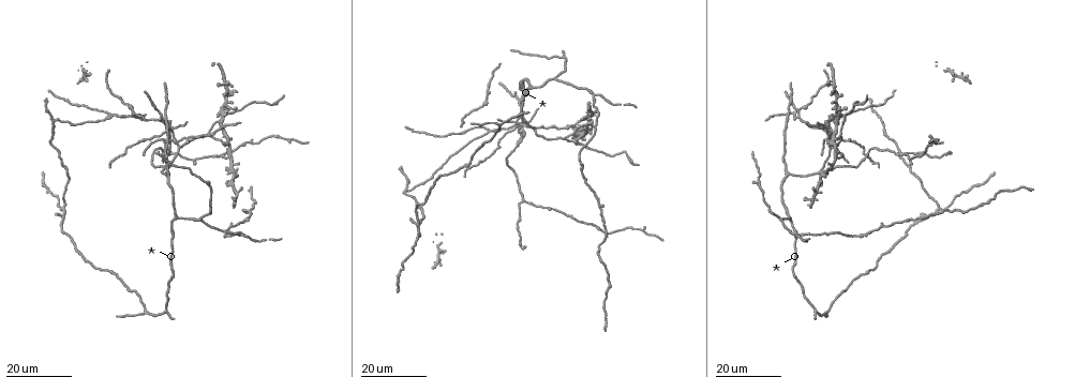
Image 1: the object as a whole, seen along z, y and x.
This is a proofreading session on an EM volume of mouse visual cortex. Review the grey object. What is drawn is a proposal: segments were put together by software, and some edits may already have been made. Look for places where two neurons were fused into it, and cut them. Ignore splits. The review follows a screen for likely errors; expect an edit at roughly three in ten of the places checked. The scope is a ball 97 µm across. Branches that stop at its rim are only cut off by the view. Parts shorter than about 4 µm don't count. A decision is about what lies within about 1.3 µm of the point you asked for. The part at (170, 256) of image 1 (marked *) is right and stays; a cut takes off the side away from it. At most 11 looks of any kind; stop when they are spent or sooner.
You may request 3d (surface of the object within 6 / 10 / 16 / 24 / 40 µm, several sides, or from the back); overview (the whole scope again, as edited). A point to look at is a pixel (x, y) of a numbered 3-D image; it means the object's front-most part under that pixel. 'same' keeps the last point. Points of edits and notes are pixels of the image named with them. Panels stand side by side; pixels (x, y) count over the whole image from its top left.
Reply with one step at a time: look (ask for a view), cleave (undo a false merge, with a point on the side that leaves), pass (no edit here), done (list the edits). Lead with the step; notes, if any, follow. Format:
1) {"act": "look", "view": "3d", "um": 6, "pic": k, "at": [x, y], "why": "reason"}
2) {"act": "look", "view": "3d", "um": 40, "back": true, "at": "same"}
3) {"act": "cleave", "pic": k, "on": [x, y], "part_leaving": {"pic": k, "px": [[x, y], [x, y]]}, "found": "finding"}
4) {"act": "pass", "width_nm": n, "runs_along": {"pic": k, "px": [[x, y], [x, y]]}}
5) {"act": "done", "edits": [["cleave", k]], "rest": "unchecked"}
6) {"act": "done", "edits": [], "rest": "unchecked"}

{"act": "look", "view": "3d", "um": 16, "pic": 1, "at": [595, 95], "why": "three arms meet"}

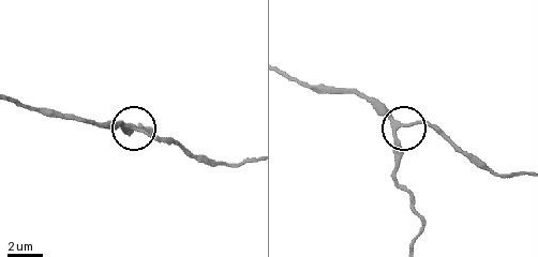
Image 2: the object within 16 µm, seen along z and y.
{"act": "look", "view": "3d", "um": 10, "pic": 2, "at": [126, 128]}

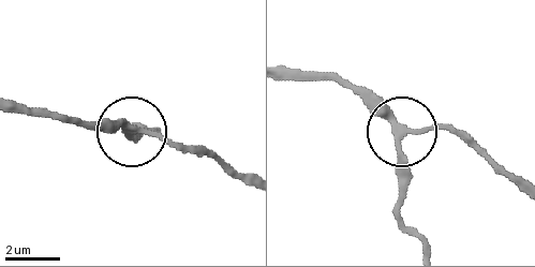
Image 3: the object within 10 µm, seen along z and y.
{"act": "pass", "side_arm_um": 16, "runs_along": {"pic": 3, "px": [[19, 106], [109, 120], [197, 148]]}, "found": "continuous, no second neuron"}

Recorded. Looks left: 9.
{"act": "look", "view": "3d", "um": 16, "pic": 1, "at": [933, 138], "why": "three arms meet"}

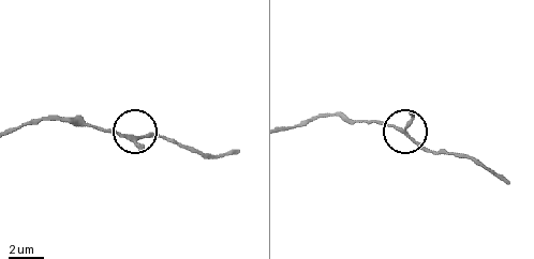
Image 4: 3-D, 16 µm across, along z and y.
{"act": "look", "view": "3d", "um": 10, "pic": 4, "at": [127, 137]}

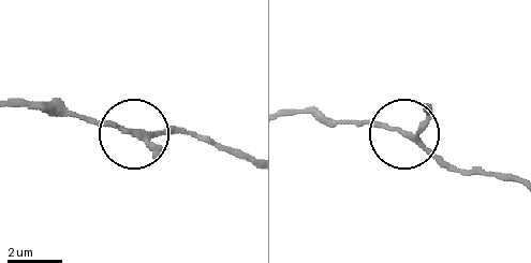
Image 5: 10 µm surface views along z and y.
{"act": "pass", "runs_along": {"pic": 5, "px": [[291, 113], [359, 120], [415, 136], [461, 173]]}, "found": "all the same neuron"}

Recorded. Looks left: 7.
{"act": "look", "view": "3d", "um": 16, "pic": 1, "at": [227, 105], "why": "four arms meet"}

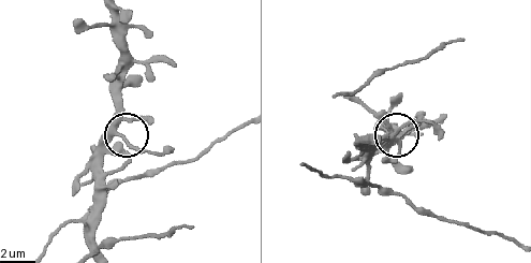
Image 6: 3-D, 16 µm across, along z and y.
{"act": "look", "view": "3d", "um": 10, "pic": 6, "at": [117, 133]}

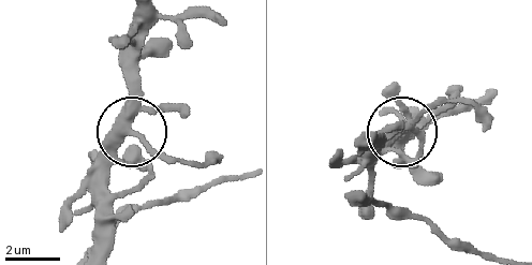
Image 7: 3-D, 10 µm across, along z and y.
{"act": "pass", "width_nm": 250, "runs_along": {"pic": 7, "px": [[97, 247], [97, 220], [117, 144], [138, 132], [177, 162]]}, "found": "all the same neuron"}

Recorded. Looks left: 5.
{"act": "look", "view": "3d", "um": 24, "pic": 1, "at": [834, 140], "why": "looks like a crossing"}

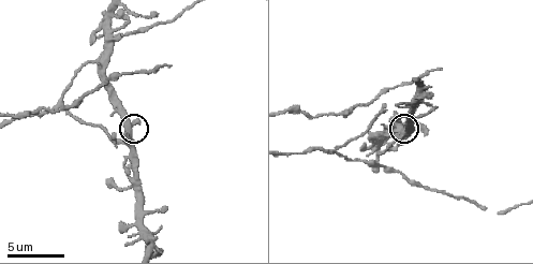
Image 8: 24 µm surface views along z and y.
{"act": "look", "view": "3d", "um": 6, "pic": 8, "at": [399, 124]}

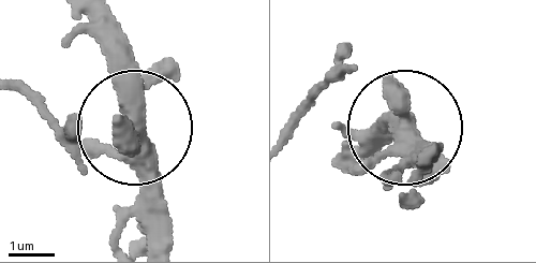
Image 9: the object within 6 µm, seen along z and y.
{"act": "pass", "width_nm": 380, "found": "one neuron here"}

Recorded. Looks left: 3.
{"act": "look", "view": "3d", "um": 24, "pic": 1, "at": [522, 202], "why": "arms part here"}

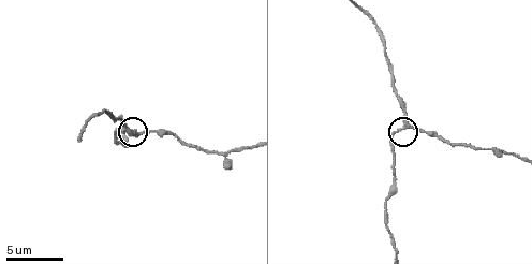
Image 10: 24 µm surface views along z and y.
{"act": "look", "view": "3d", "um": 10, "pic": 10, "at": [408, 126]}

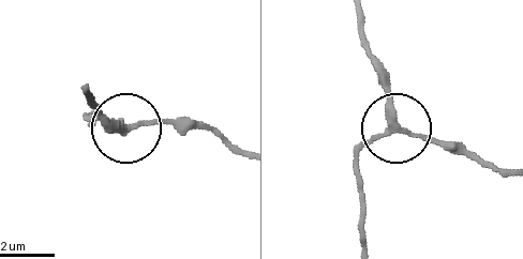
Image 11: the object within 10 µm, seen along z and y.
{"act": "pass", "runs_along": {"pic": 11, "px": [[356, 13], [392, 127], [362, 151], [356, 169]]}, "found": "one neuron here"}

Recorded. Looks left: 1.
{"act": "done", "edits": [], "rest": "unchecked"}

